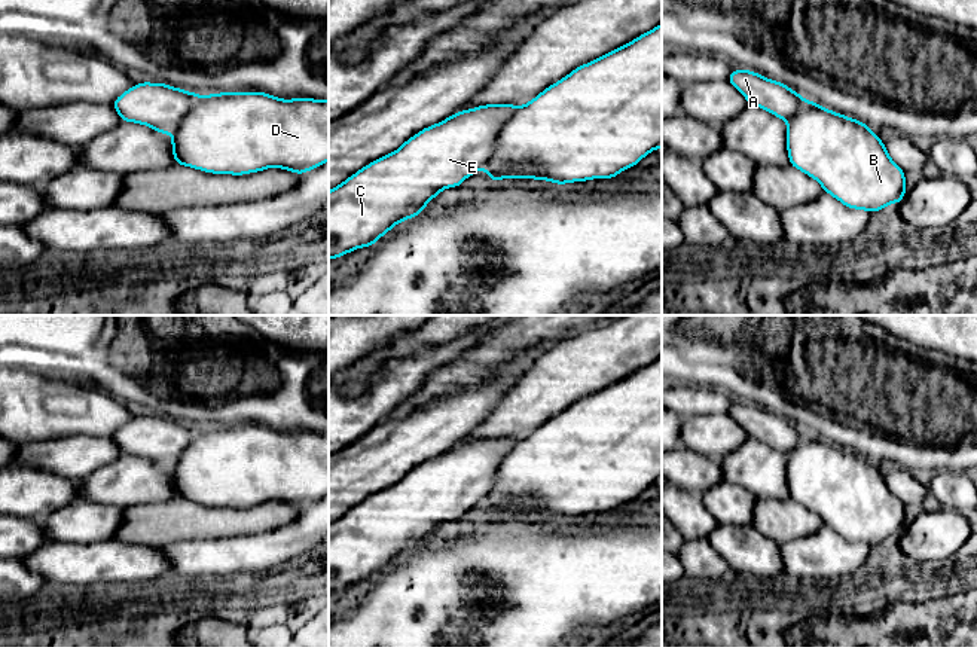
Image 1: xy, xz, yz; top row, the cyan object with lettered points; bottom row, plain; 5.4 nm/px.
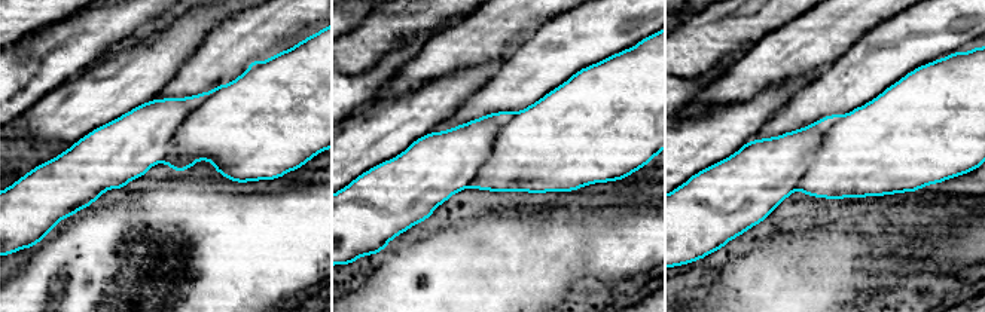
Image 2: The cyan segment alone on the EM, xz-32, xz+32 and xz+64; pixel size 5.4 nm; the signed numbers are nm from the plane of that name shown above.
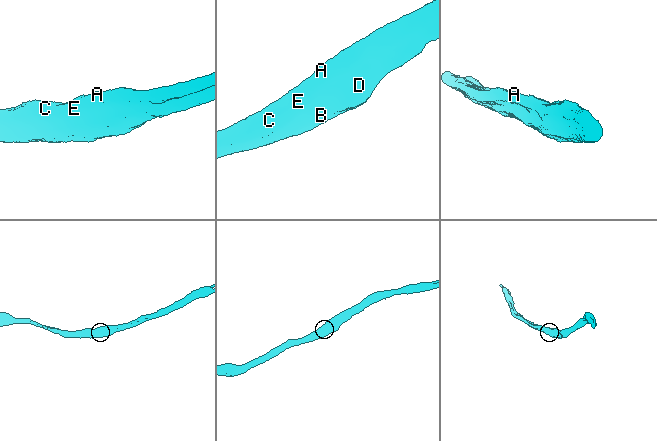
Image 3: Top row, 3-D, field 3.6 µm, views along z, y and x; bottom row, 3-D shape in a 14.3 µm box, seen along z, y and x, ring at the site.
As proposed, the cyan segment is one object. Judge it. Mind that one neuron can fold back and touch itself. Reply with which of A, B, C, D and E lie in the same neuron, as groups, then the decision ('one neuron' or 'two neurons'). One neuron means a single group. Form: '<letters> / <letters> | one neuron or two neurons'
A C E / B D | two neurons

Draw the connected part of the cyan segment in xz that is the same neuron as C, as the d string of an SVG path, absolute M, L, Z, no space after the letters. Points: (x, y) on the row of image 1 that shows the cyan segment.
M501 103L460 110L422 128L397 150L364 165L329 190L329 260L361 247L370 248L396 225L419 216L442 190L462 186L494 153L497 135L516 109Z

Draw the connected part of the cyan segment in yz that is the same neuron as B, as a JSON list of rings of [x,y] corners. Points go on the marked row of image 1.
[[[809,100],[787,123],[790,165],[816,180],[825,193],[846,208],[871,214],[889,204],[900,204],[906,196],[906,173],[892,161],[885,143],[867,123]]]

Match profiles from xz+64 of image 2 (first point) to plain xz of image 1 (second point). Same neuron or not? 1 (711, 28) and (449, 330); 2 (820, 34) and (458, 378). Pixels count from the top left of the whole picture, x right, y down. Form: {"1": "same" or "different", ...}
{"1": "same", "2": "same"}

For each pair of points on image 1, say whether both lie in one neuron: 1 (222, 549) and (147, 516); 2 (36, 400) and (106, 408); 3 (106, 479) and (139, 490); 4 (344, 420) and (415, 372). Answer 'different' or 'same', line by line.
1: different
2: same
3: same
4: same

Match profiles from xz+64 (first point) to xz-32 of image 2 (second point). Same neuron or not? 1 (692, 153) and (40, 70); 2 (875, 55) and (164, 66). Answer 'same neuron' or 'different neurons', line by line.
1: different neurons
2: different neurons

